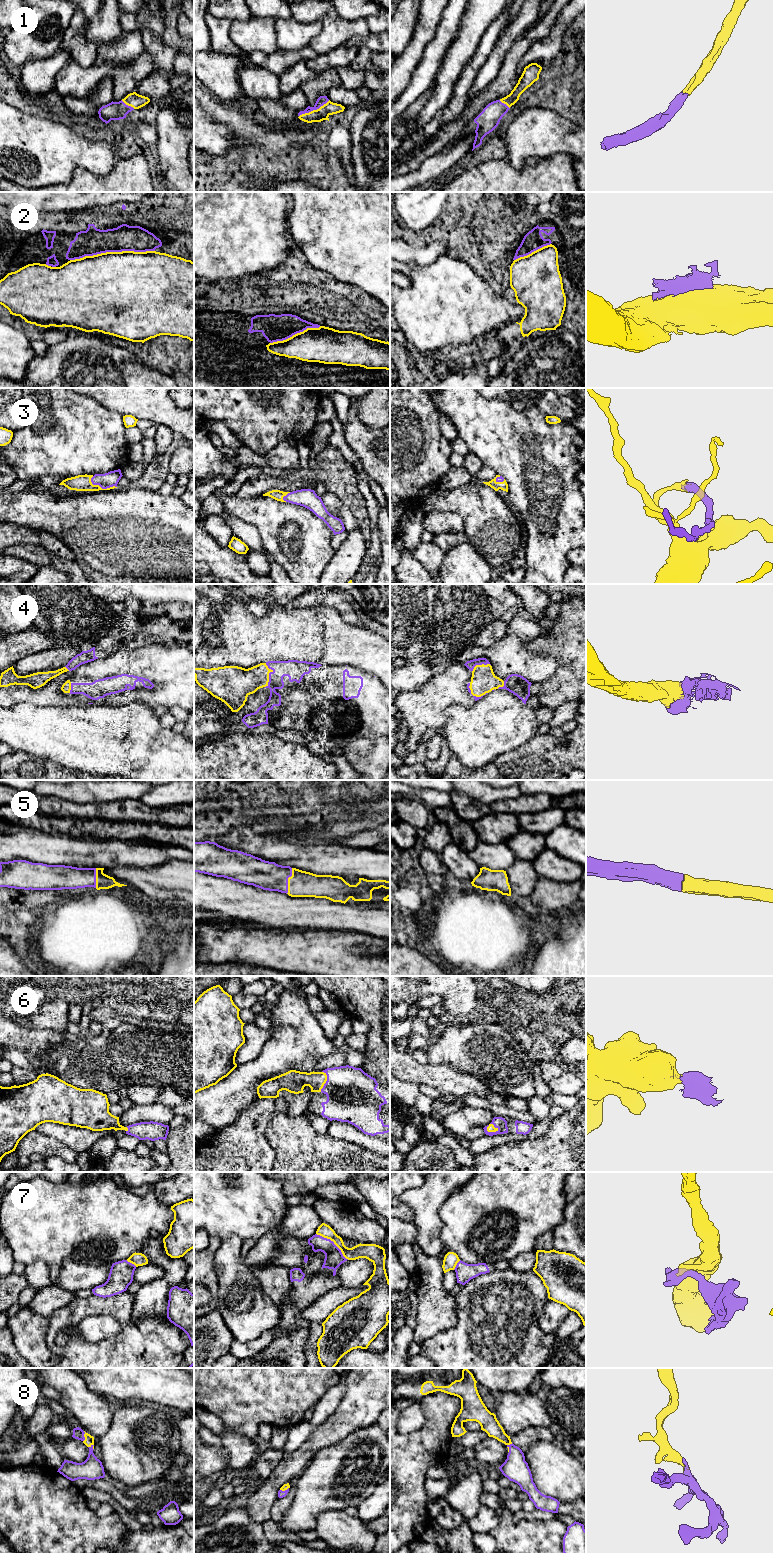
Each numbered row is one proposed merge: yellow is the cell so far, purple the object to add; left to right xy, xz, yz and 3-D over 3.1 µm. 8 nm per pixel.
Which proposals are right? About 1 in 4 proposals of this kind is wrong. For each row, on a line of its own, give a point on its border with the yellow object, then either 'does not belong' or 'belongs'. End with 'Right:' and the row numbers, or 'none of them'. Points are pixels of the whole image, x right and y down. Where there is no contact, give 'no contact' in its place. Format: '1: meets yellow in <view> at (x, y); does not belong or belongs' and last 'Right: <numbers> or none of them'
1: meets yellow in xz at (314, 110); belongs
2: meets yellow in xy at (112, 252); belongs
3: meets yellow in xy at (101, 488); belongs
4: meets yellow in xz at (268, 675); belongs
5: meets yellow in xz at (288, 881); belongs
6: meets yellow in yz at (491, 1131); belongs
7: meets yellow in xz at (334, 1243); does not belong
8: meets yellow in xy at (84, 1436); belongs
Right: 1, 2, 3, 4, 5, 6, 8

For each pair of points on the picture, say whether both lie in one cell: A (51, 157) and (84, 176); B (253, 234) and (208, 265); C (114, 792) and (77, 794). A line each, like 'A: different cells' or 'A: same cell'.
A: different cells
B: same cell
C: same cell

